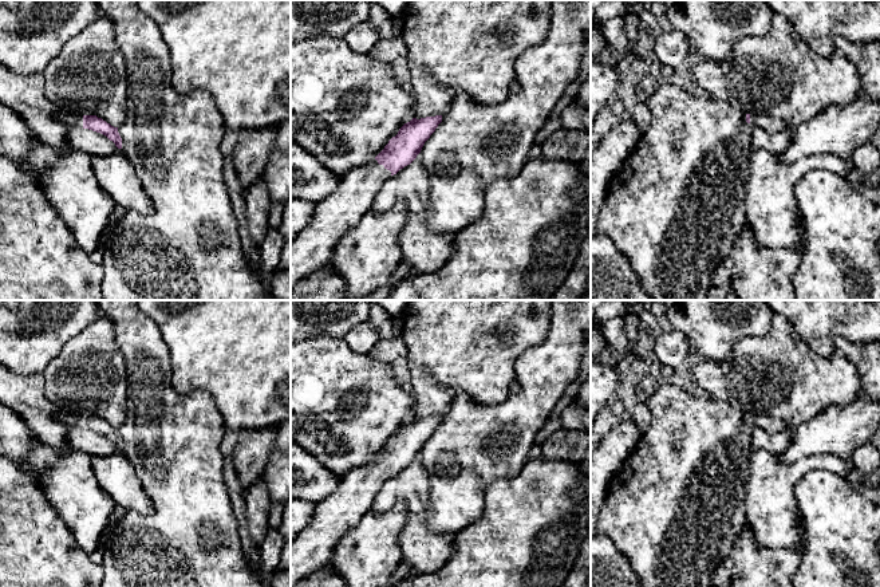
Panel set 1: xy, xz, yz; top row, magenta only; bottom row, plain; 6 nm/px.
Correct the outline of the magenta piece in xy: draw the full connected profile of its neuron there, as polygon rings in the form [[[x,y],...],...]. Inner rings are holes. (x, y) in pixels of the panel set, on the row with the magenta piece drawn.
[[[60,111],[56,118],[70,127],[83,127],[100,133],[113,141],[118,149],[122,149],[122,138],[118,133],[118,127],[111,126],[96,115],[79,115]]]

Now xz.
[[[442,115],[413,118],[399,129],[374,161],[346,173],[336,189],[316,204],[308,225],[291,241],[291,291],[301,277],[309,276],[332,259],[334,249],[343,235],[372,209],[380,185],[417,158],[441,122]]]

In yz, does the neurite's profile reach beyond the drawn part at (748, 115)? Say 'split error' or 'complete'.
split error

